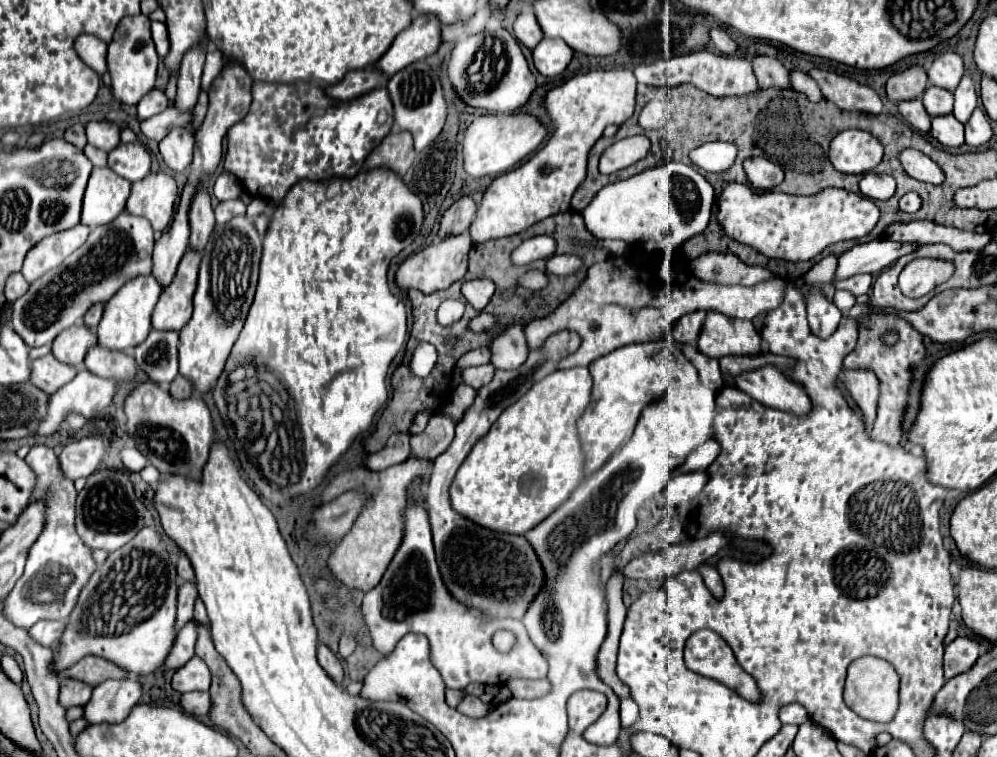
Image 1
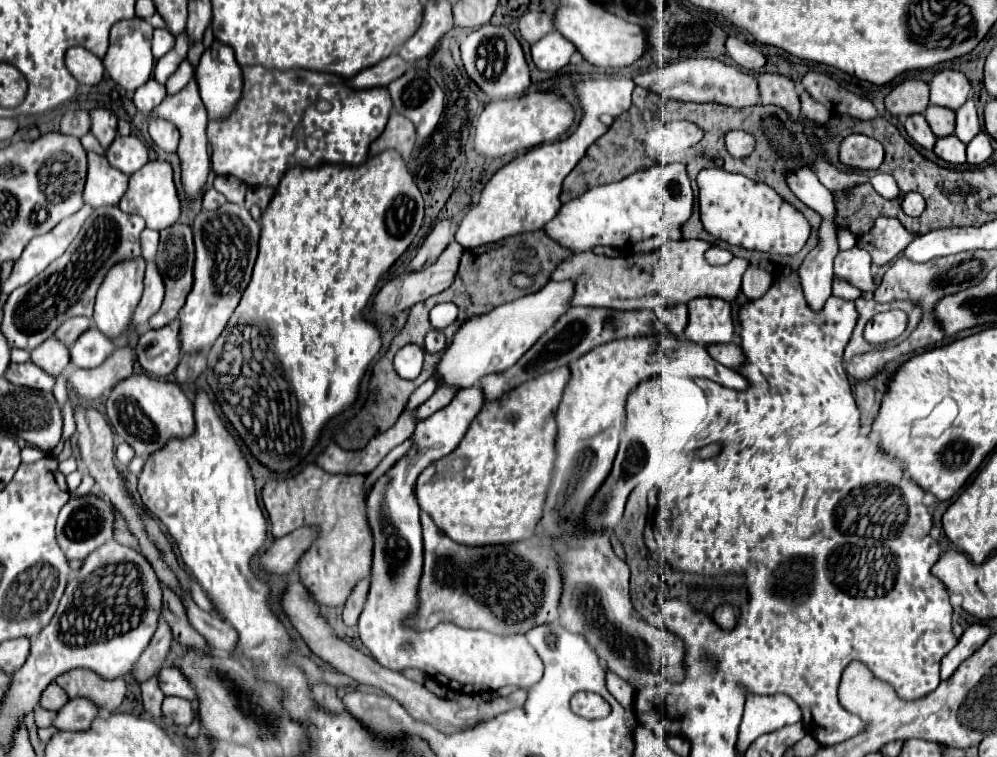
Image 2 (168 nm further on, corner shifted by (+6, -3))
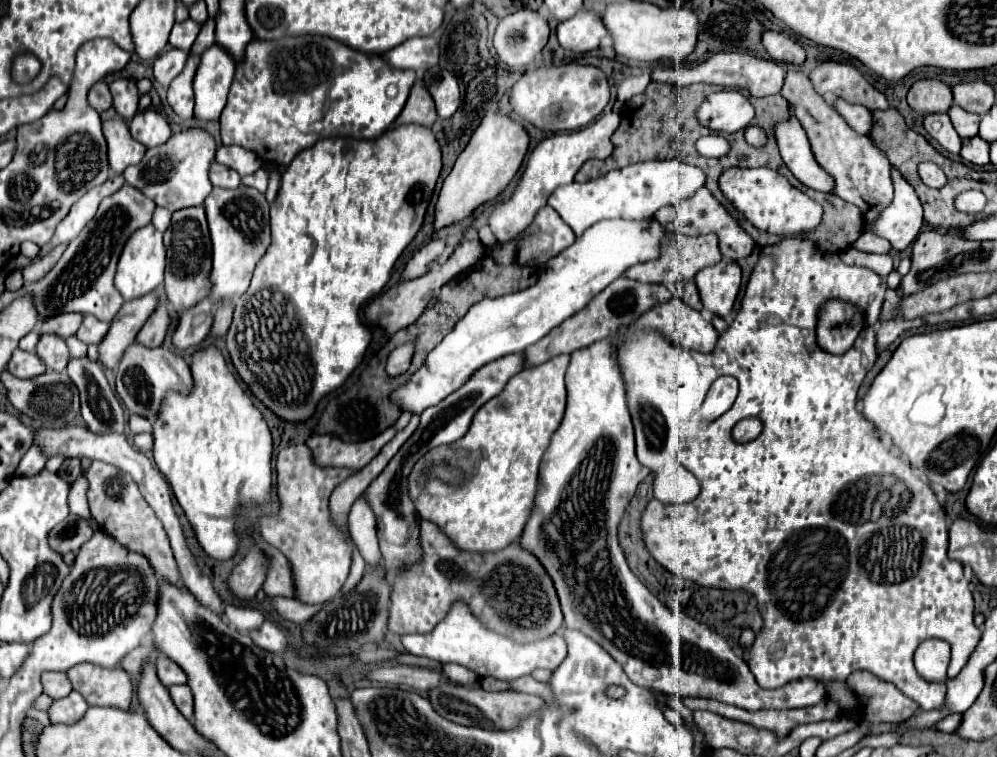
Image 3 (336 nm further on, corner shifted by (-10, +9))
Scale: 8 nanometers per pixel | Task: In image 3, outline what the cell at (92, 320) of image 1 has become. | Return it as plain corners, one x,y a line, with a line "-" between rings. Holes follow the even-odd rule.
64,313
64,315
52,315
52,319
40,321
40,333
54,333
60,337
70,337
78,331
82,323
82,313

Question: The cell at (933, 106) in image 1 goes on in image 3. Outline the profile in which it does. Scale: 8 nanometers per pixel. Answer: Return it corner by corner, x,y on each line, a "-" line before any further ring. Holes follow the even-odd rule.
954,105
950,111
948,111
950,119
952,119
952,125
956,129
956,133
962,137
962,139
972,139
978,135
978,125
980,125
980,117
976,113
968,113
964,111
962,107

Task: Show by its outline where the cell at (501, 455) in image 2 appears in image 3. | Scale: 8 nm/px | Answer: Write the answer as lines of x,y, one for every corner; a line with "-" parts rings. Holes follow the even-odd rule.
558,355
542,365
526,367
510,379
500,395
480,407
472,419
472,427
456,443
458,447
474,451
480,459
480,467
472,479
450,495
418,497
418,467
426,467
428,461
422,457
422,461
414,465
412,475
408,477
408,487
420,519
438,523
456,547
480,553
500,551
520,537
536,495
540,459
564,417
564,373
568,363
568,355

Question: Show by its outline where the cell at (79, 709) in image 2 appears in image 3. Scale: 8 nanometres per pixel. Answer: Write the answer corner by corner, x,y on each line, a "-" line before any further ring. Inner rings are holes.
72,691
68,697
52,701
48,707
48,719
50,723
76,723
80,715
84,715
88,709
84,697
76,691

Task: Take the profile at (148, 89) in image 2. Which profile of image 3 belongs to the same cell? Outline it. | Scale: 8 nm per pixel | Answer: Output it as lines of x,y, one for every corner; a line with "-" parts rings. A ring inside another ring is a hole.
174,47
166,49
152,63
152,67
154,67
154,79
158,83
162,83
164,87
168,87
170,81
184,69
186,59
188,59
186,51
180,51
180,49
174,49

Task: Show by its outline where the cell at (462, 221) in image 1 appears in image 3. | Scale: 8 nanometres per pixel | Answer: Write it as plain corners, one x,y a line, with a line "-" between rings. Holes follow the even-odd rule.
434,239
434,241
430,241
428,245
424,245
424,247
406,263
400,281
416,279
416,277
422,277
424,273
428,273
430,267
432,267
432,265
438,261
438,257
444,253
444,249
446,249
446,245
444,245
444,241
440,241
440,239

